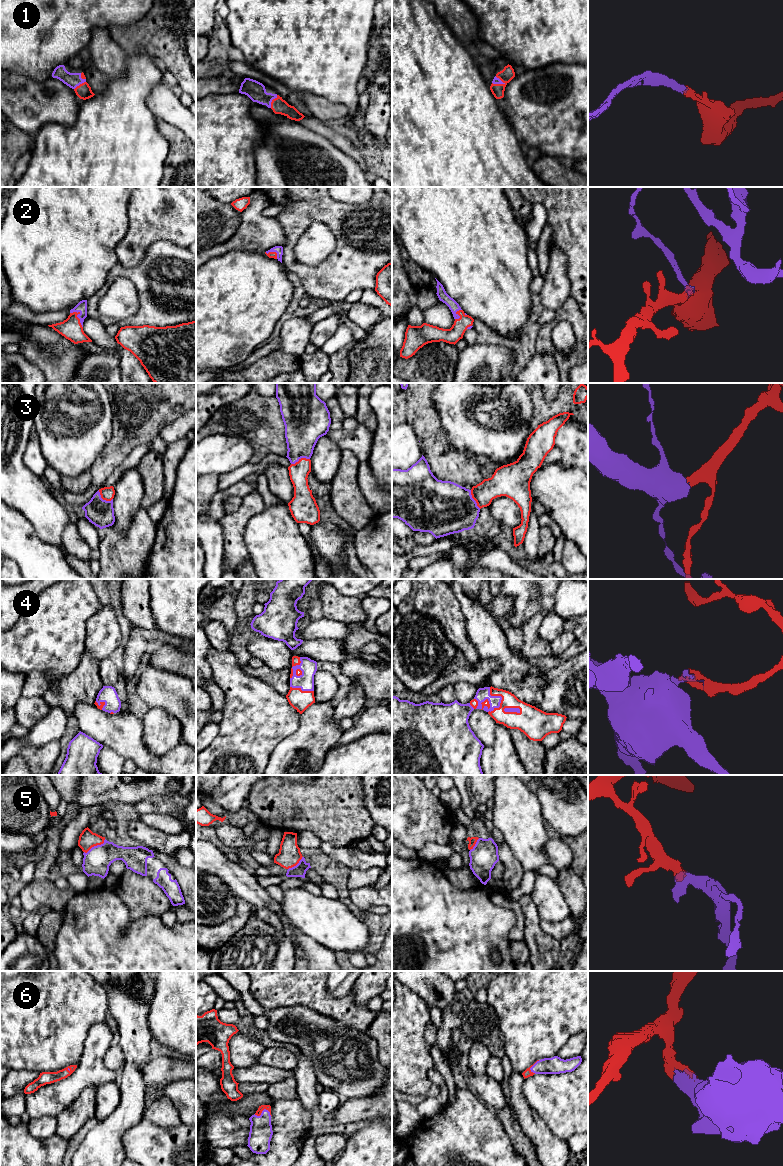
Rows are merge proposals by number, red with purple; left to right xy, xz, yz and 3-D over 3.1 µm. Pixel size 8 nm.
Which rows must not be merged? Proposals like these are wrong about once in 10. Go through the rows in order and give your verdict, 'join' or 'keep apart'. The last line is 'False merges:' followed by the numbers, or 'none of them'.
1: join
2: join
3: join
4: join
5: join
6: join
False merges: none of them

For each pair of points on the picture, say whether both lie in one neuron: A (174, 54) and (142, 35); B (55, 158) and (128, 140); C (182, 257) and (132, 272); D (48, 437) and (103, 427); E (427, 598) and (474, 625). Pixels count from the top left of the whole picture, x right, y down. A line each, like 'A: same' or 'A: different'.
A: same
B: same
C: same
D: same
E: different

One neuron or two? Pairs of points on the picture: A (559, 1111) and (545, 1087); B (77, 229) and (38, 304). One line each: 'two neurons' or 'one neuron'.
A: one neuron
B: one neuron

